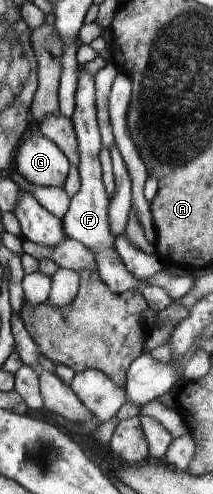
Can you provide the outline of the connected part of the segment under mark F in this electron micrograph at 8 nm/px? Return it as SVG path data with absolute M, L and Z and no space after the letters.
M79 65L79 86L77 86L75 112L70 120L75 126L77 141L80 149L81 162L78 166L80 170L80 178L83 182L80 192L70 200L70 208L65 217L62 219L65 229L71 239L81 242L85 248L91 250L93 258L97 264L100 278L107 286L111 286L113 292L126 292L129 290L140 290L145 286L161 286L167 290L167 294L171 296L173 301L182 298L188 294L196 284L195 276L188 274L186 276L173 276L167 265L155 272L155 276L151 276L149 280L143 280L135 273L128 269L125 265L124 258L120 256L116 248L116 234L112 230L112 222L110 221L110 204L111 195L104 186L103 166L100 162L101 148L103 147L103 138L100 134L99 118L96 117L96 80L91 76L83 65Z

